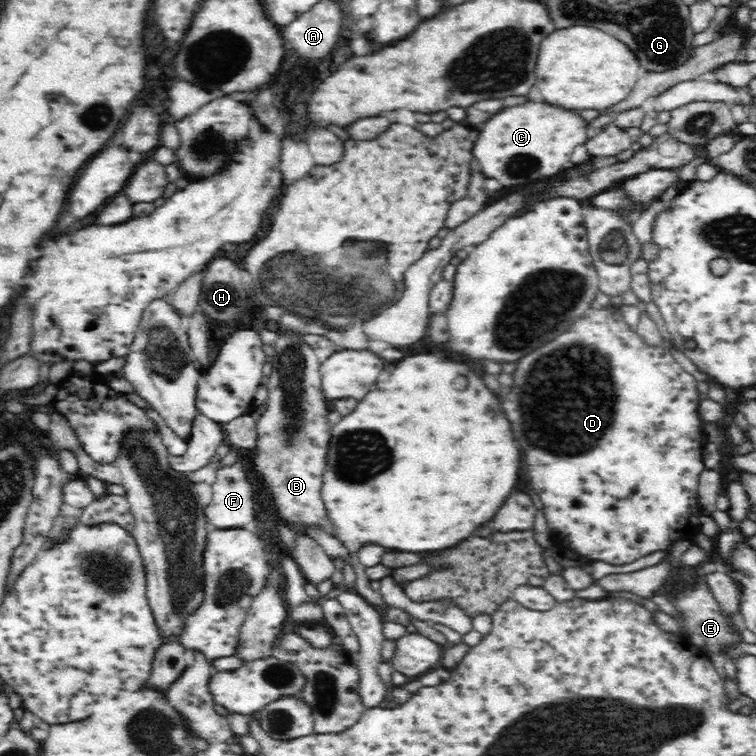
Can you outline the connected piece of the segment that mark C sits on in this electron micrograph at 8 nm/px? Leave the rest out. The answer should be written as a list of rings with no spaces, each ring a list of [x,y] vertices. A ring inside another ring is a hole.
[[[530,102],[506,108],[492,116],[484,124],[472,154],[480,162],[485,178],[500,180],[500,184],[506,188],[518,186],[532,190],[538,180],[546,180],[560,174],[564,168],[570,168],[570,154],[578,144],[588,140],[586,132],[586,122],[578,114],[556,110],[556,106]]]

